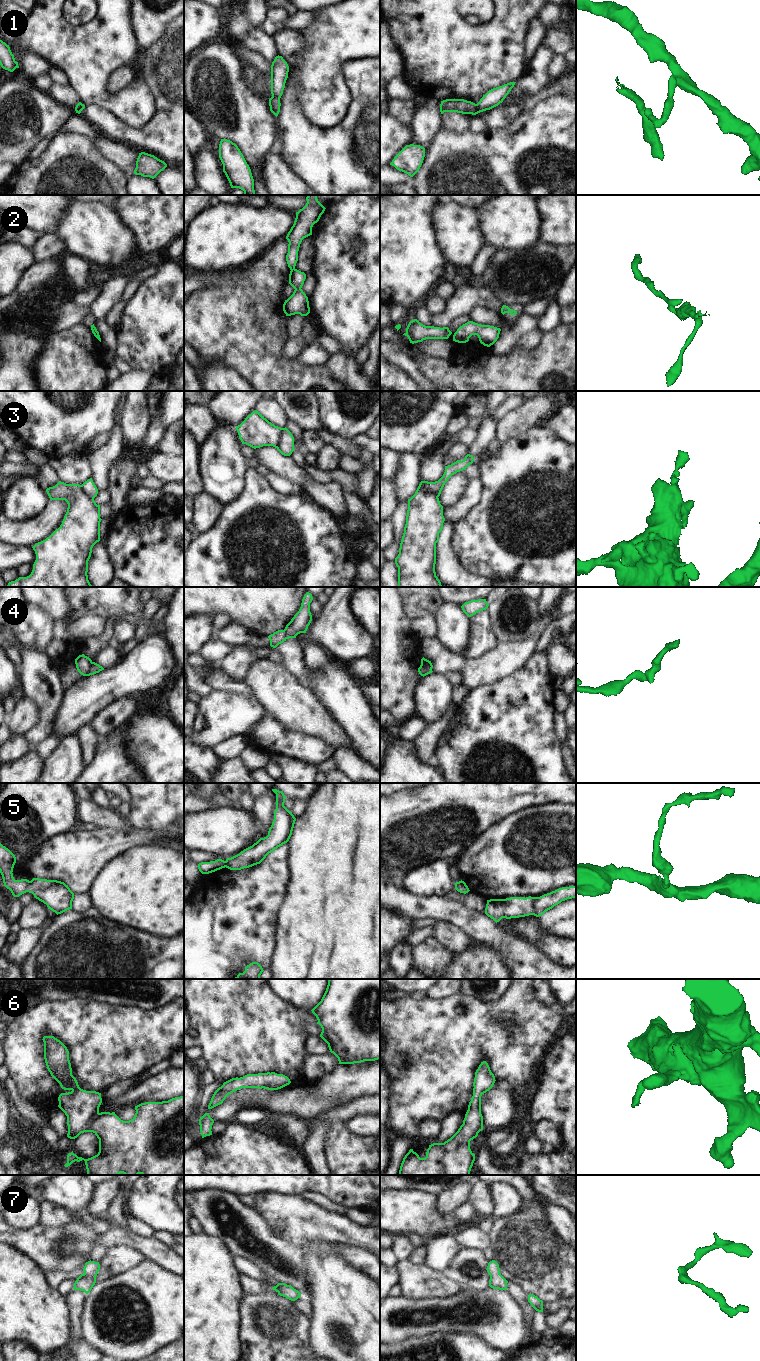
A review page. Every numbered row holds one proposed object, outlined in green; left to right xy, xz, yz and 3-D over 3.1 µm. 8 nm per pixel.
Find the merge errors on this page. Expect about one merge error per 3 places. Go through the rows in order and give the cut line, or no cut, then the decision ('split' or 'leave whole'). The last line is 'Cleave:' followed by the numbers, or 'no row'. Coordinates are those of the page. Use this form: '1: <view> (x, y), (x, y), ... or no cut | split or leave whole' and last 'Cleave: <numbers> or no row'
1: yz (476, 104), (479, 112) | split
2: xz (294, 268), (291, 270) | split
3: yz (419, 485), (432, 491), (437, 497) | split
4: xy (92, 662), (87, 675) | split
5: no cut | leave whole
6: no cut | leave whole
7: no cut | leave whole
Cleave: 1, 2, 3, 4

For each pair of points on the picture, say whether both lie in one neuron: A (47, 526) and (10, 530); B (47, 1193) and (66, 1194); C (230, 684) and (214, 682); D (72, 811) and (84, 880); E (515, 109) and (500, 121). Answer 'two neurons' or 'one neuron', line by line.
A: one neuron
B: one neuron
C: one neuron
D: two neurons
E: one neuron

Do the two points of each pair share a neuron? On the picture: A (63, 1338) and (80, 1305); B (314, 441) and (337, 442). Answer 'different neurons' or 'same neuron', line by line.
A: different neurons
B: different neurons

